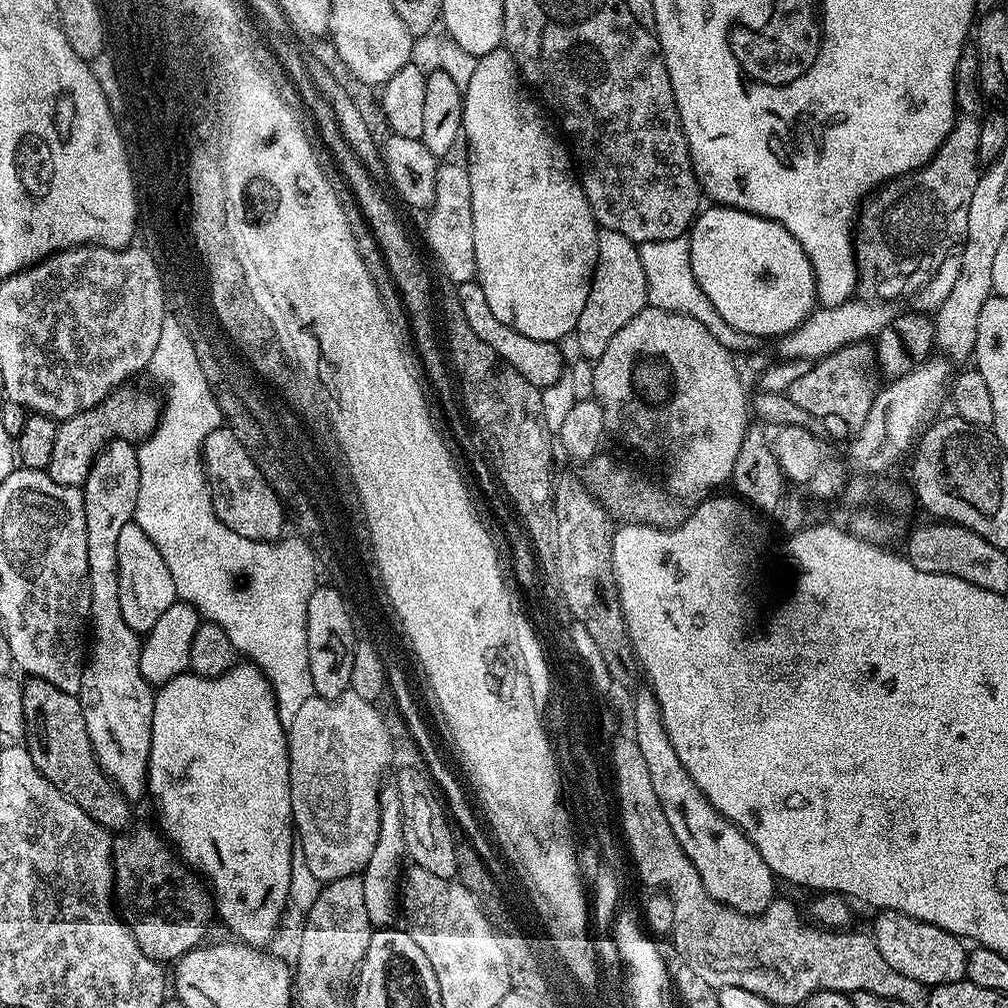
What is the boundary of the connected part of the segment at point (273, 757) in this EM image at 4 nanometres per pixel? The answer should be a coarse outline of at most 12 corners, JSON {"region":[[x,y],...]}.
{"region":[[257,665],[152,701],[147,795],[237,941],[292,892],[288,733]]}

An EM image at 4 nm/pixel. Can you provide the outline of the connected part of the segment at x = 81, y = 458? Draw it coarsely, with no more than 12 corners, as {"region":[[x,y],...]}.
{"region":[[117,391],[59,421],[46,469],[83,485],[108,441],[136,442],[157,405]]}

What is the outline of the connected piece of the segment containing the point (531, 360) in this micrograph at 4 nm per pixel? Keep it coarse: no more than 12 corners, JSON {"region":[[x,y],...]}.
{"region":[[479,282],[455,285],[470,330],[547,390],[565,375],[561,345],[494,318]]}

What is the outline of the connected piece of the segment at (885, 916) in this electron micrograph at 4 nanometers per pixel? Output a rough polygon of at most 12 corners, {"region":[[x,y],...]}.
{"region":[[880,910],[878,954],[926,986],[965,979],[961,937]]}

